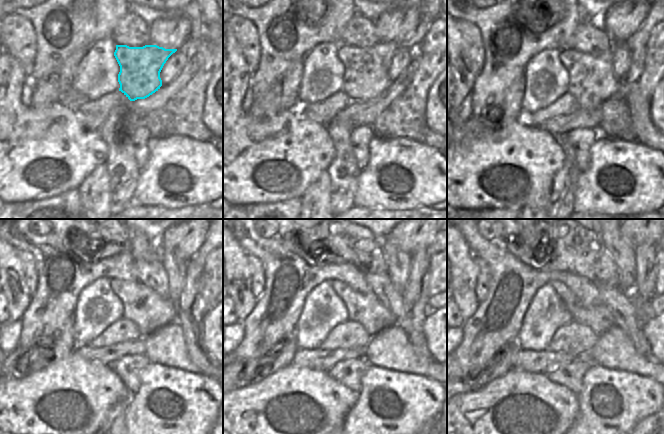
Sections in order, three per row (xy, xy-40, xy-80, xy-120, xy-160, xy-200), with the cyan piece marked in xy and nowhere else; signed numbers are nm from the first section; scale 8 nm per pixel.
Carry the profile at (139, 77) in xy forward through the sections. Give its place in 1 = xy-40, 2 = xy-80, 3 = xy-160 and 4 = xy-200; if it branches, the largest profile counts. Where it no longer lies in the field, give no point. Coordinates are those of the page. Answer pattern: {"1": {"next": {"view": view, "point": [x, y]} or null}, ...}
{"1": {"next": {"view": "xy-40", "point": [366, 77]}}, "2": {"next": {"view": "xy-80", "point": [592, 82]}}, "3": {"next": {"view": "xy-160", "point": [366, 309]}}, "4": {"next": {"view": "xy-200", "point": [598, 318]}}}

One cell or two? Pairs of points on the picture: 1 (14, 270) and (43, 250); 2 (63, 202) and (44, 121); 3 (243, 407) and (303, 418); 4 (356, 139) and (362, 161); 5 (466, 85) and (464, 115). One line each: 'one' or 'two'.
1: two
2: two
3: one
4: one
5: two

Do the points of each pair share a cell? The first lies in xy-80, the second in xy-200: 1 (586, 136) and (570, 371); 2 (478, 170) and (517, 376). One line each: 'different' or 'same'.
1: same
2: same

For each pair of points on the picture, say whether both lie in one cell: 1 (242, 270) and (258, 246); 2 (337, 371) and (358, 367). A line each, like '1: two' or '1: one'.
1: two
2: one

